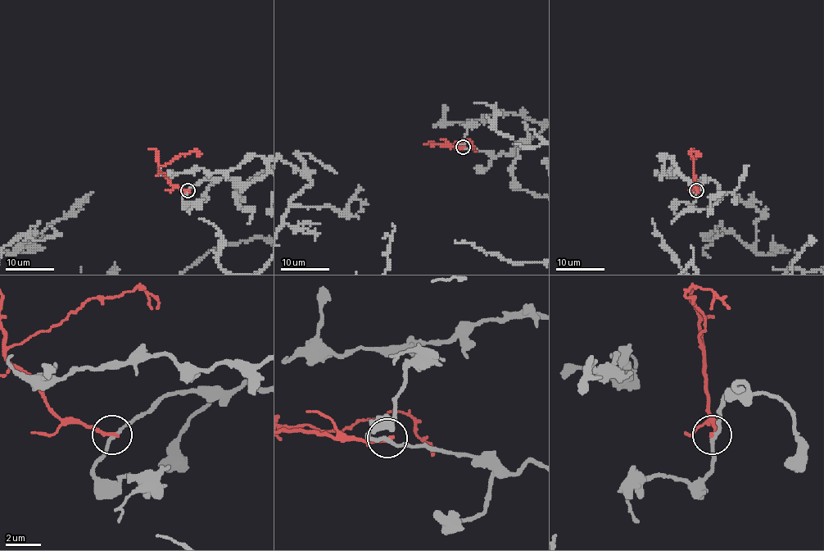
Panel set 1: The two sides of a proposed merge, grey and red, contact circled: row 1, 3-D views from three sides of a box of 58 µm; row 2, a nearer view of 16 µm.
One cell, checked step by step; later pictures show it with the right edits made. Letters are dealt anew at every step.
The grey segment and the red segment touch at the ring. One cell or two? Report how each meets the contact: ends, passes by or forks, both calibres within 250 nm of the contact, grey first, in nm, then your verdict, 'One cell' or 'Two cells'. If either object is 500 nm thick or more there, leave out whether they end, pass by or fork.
At the ring grey passes by. At the ring red ends. Thickness 190 nm (grey) against 200 nm. Two cells

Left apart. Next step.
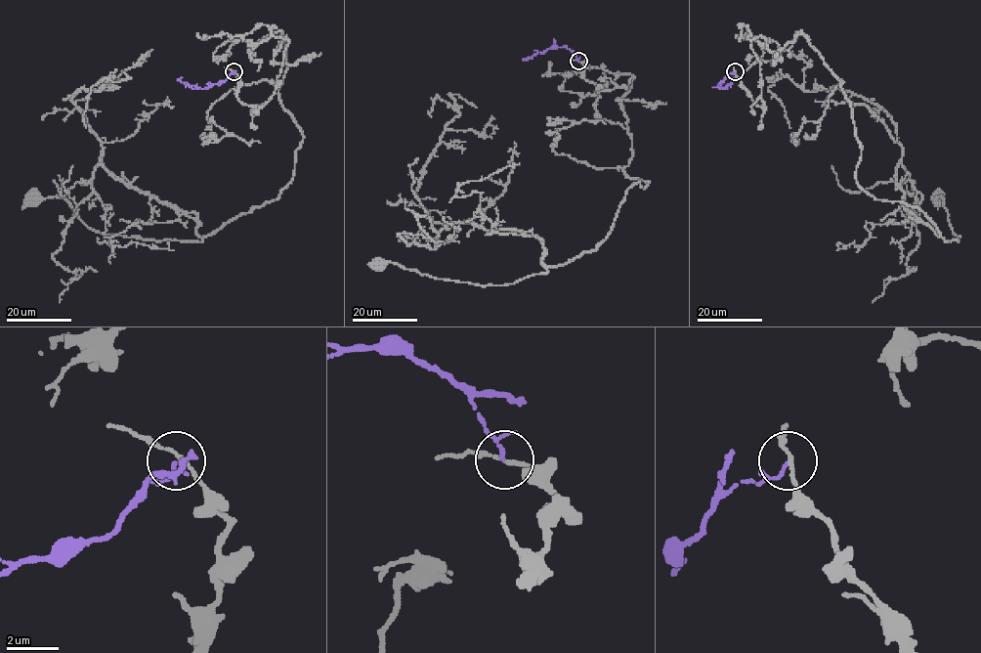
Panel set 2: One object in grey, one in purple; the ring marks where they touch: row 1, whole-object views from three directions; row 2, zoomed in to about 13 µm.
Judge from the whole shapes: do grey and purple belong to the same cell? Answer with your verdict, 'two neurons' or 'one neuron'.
two neurons

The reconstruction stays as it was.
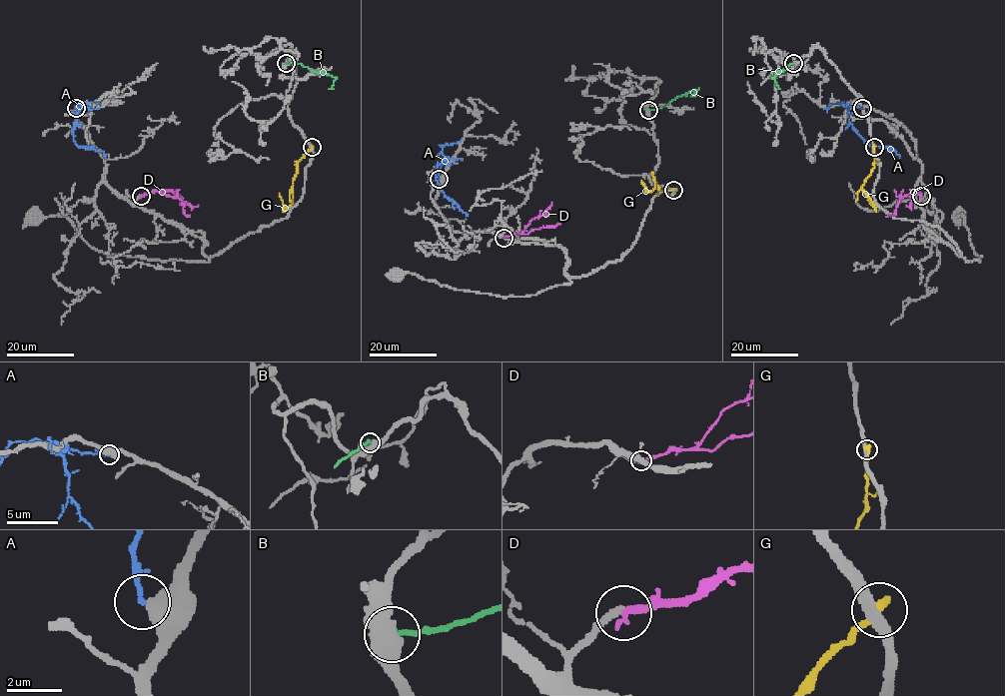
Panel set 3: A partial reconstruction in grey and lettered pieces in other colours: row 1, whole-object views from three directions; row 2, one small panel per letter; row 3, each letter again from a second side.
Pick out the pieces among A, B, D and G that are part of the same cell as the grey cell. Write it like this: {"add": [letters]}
{"add": ["D"]}

